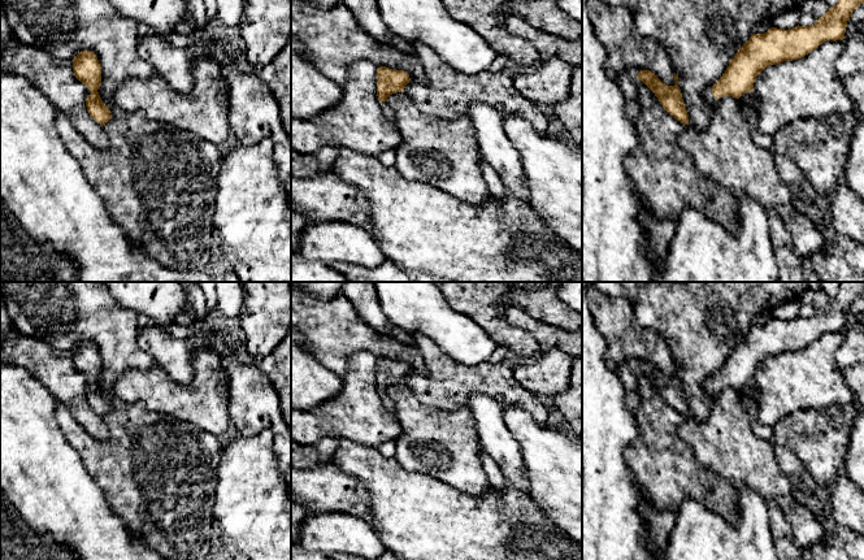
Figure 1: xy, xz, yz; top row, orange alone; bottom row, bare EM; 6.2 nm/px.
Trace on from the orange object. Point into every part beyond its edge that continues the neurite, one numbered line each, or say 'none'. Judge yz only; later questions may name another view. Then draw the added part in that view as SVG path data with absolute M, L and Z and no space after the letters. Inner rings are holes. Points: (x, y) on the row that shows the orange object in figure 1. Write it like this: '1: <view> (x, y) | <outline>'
1: yz (626, 81) | M622 70L615 78L625 96L625 112L628 118L635 123L641 113L641 103L637 88L637 75L629 70Z

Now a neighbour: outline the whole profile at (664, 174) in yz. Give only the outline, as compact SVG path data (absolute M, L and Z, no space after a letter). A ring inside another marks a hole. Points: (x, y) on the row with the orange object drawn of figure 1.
M639 79L637 88L641 113L635 127L639 140L624 162L637 192L659 218L677 223L683 207L691 205L728 233L737 233L737 196L703 175L678 143L687 125L669 114Z

